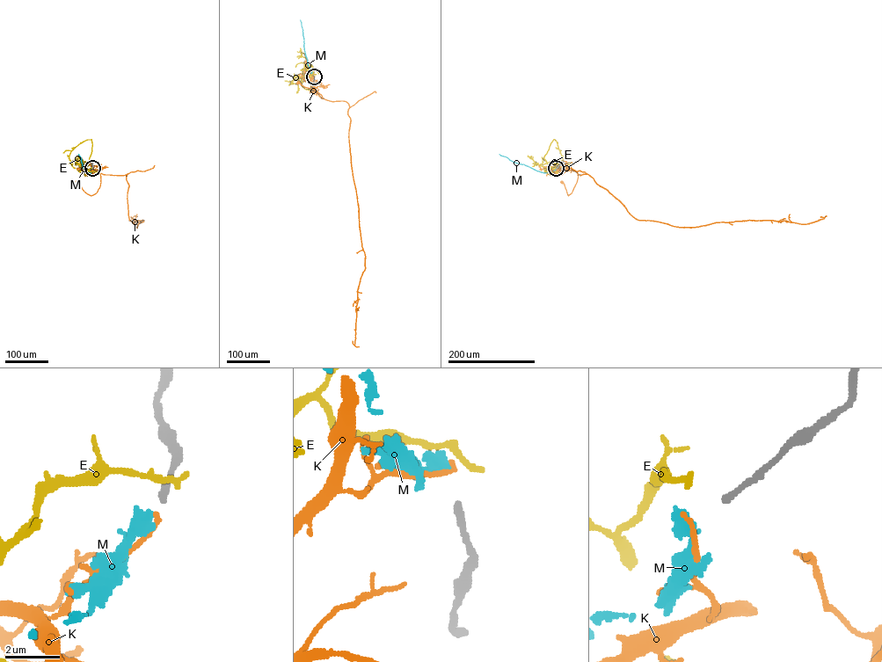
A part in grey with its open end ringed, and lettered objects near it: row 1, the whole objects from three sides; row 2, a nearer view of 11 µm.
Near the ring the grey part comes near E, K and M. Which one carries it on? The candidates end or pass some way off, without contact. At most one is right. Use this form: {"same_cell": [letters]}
{"same_cell": ["M"]}

